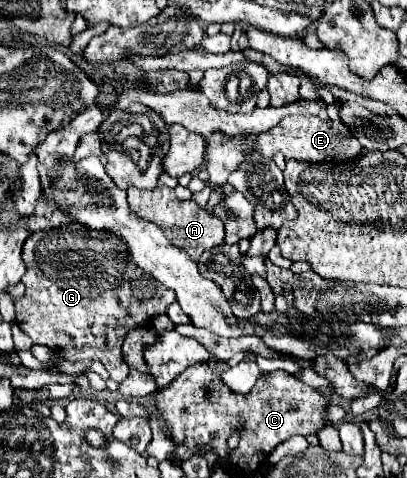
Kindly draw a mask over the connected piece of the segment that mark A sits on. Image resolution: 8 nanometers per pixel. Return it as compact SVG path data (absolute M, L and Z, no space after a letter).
M134 185L128 187L128 205L130 209L142 217L144 221L152 221L158 227L162 227L164 233L168 233L170 243L174 247L186 251L194 261L214 245L220 245L224 241L224 225L218 217L208 213L206 209L198 207L192 199L182 200L174 195L170 187L154 187L154 189L138 189Z

